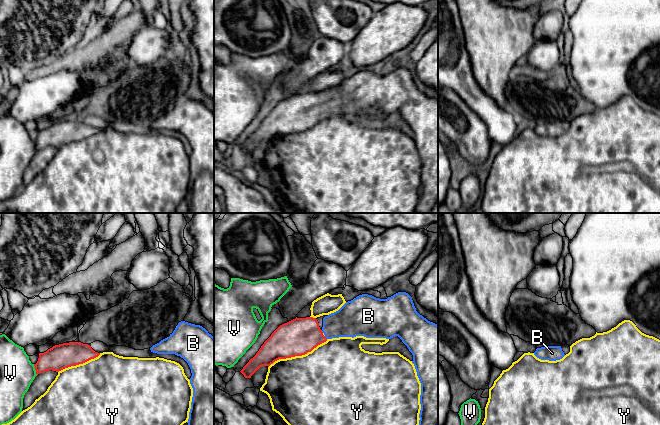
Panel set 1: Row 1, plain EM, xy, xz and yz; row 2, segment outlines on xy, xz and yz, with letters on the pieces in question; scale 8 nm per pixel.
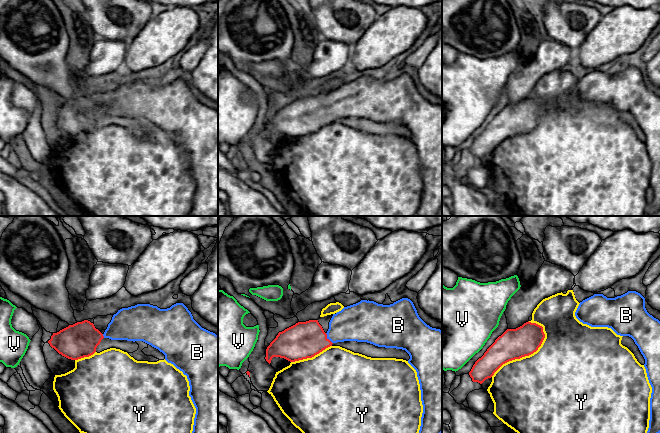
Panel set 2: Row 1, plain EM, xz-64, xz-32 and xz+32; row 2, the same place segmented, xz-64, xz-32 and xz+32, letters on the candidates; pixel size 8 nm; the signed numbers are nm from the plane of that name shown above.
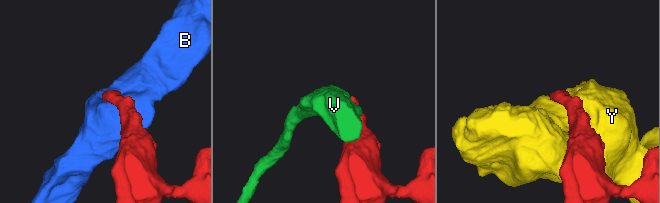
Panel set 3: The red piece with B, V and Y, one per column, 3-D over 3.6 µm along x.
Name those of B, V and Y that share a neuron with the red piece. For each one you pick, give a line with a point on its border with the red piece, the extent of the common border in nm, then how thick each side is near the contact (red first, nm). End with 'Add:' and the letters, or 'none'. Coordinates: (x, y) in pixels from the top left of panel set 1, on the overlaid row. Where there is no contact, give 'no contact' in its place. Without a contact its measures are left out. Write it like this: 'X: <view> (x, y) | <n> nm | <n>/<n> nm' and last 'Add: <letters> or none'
B: xz (321, 331) | 30 nm | 300/260 nm
Add: B

